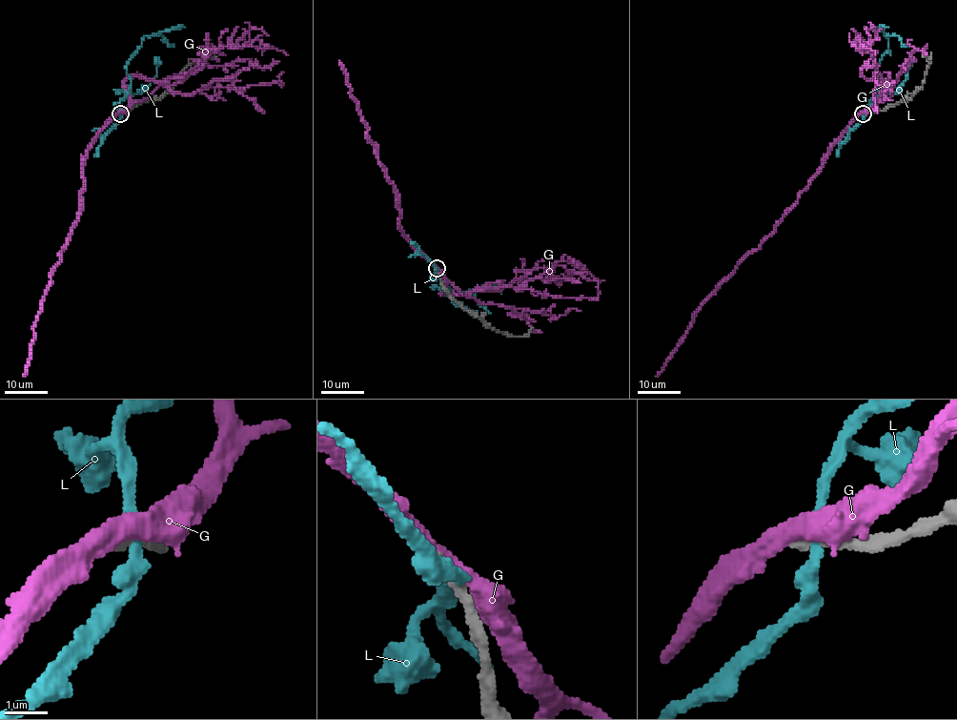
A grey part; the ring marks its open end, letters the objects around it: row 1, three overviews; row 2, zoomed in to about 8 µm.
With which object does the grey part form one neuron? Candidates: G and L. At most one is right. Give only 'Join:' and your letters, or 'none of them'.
Join: none of them

